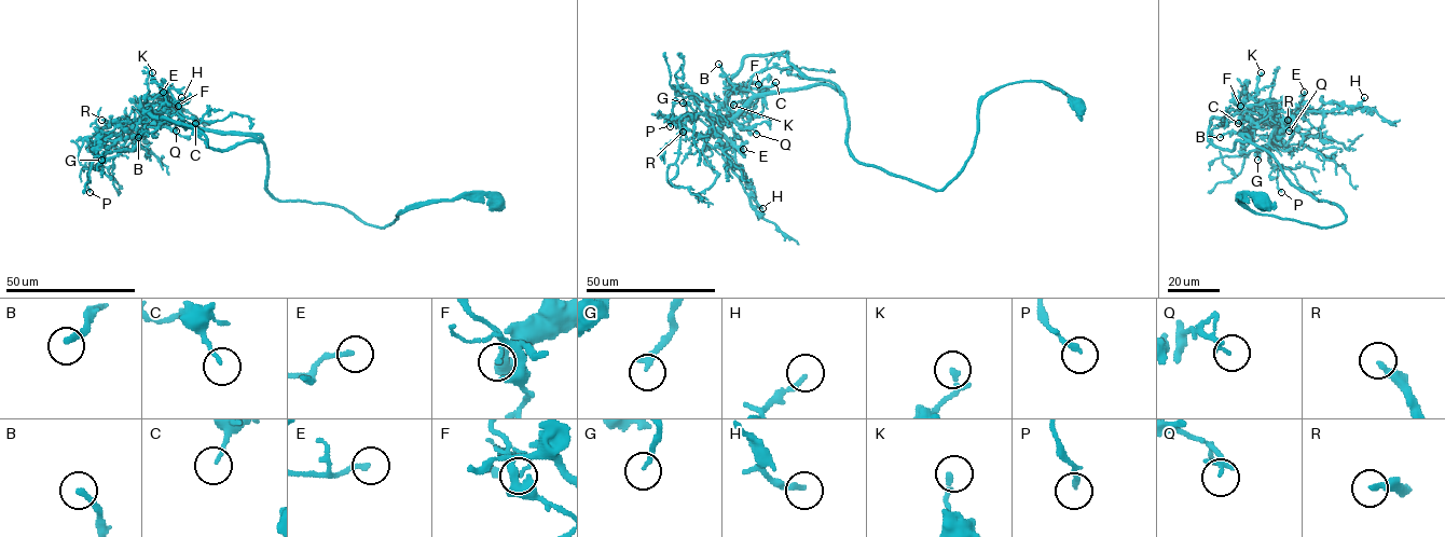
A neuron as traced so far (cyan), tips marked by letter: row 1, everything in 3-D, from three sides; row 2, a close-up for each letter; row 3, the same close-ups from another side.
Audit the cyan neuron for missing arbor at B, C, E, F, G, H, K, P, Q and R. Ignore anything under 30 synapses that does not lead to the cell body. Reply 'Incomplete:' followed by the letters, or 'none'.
Incomplete: B, G

